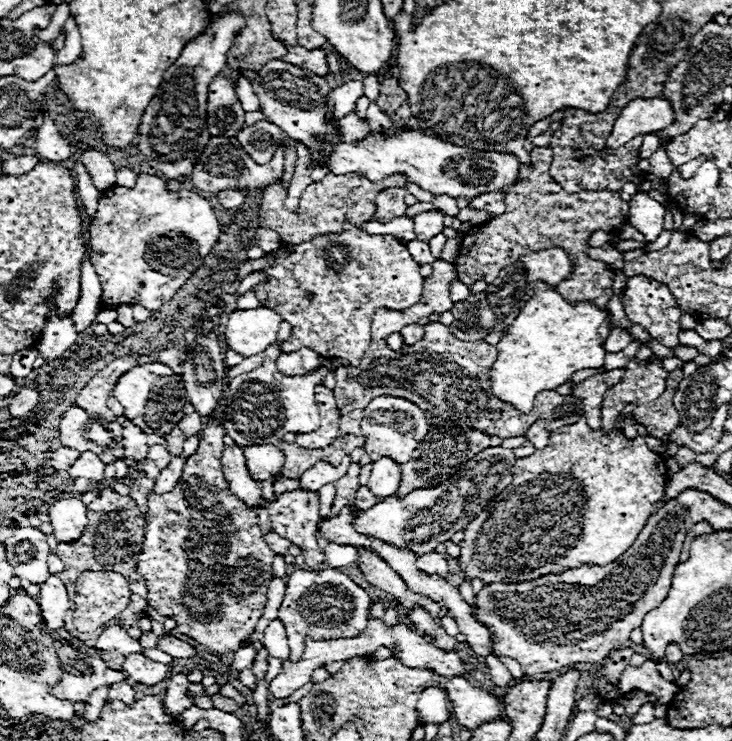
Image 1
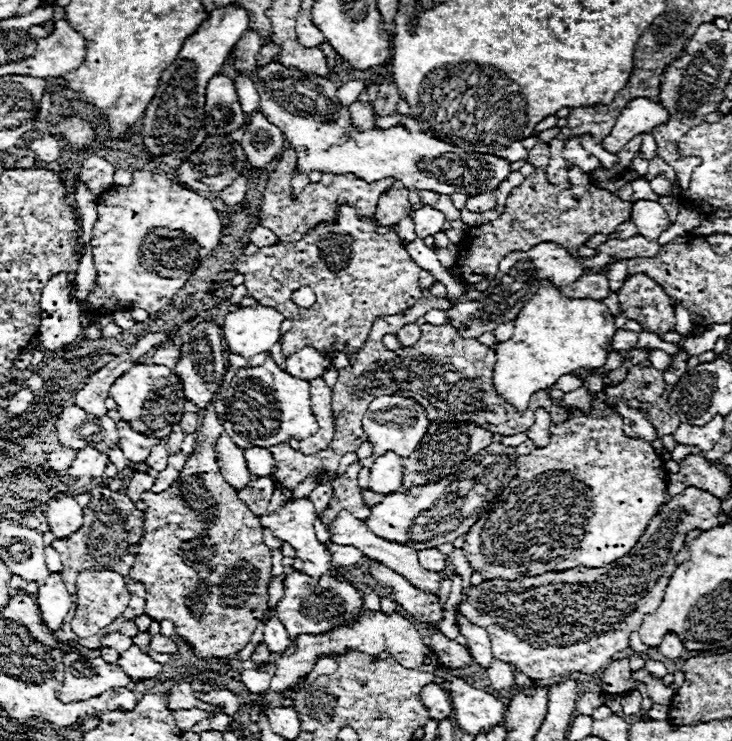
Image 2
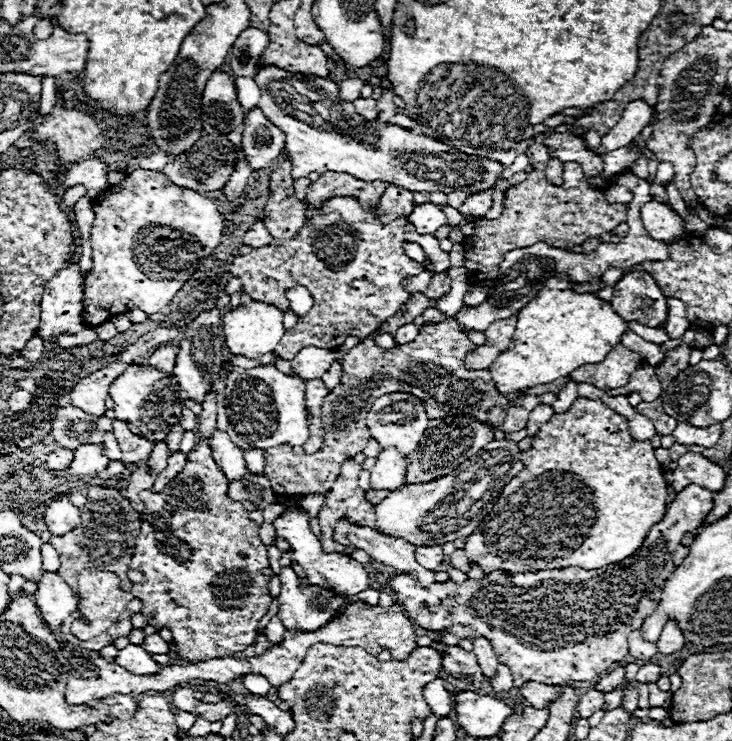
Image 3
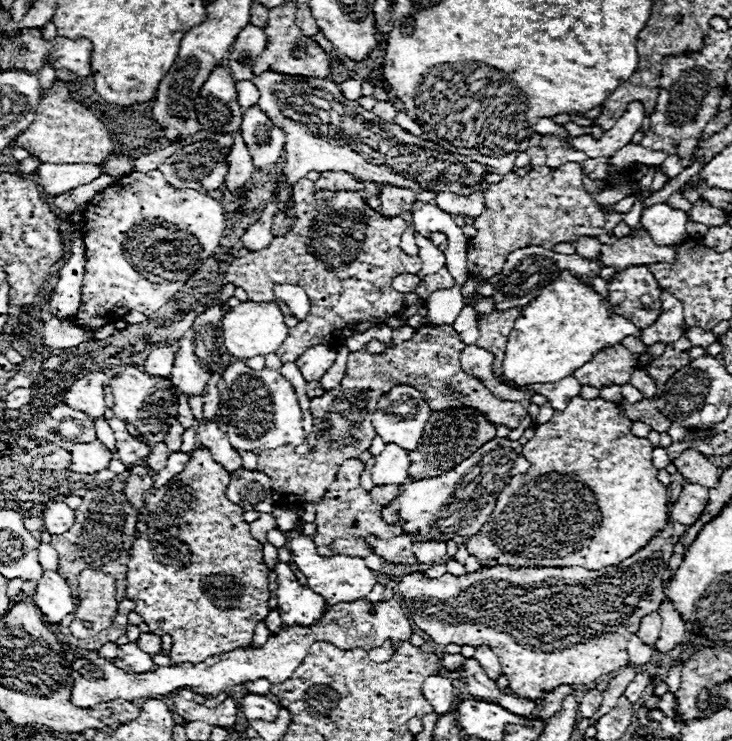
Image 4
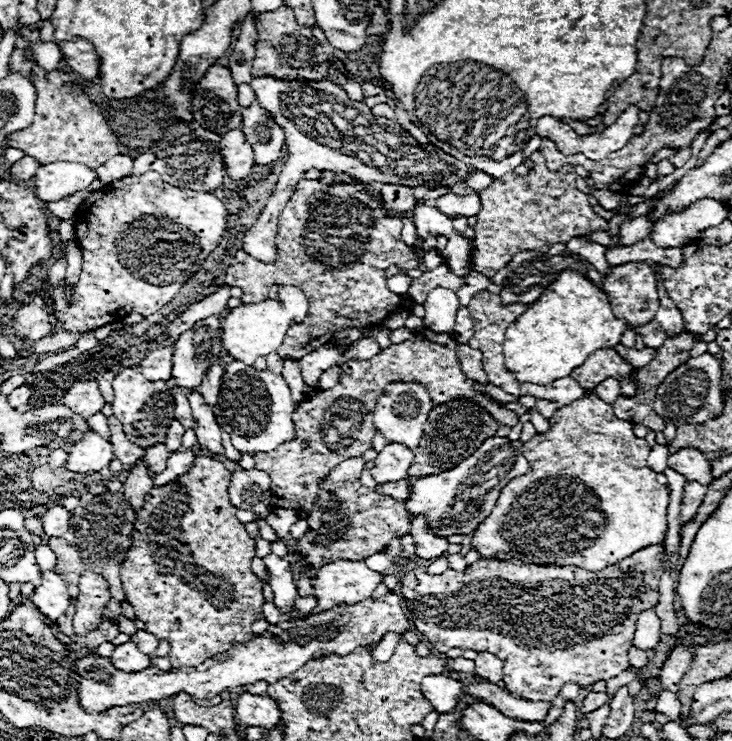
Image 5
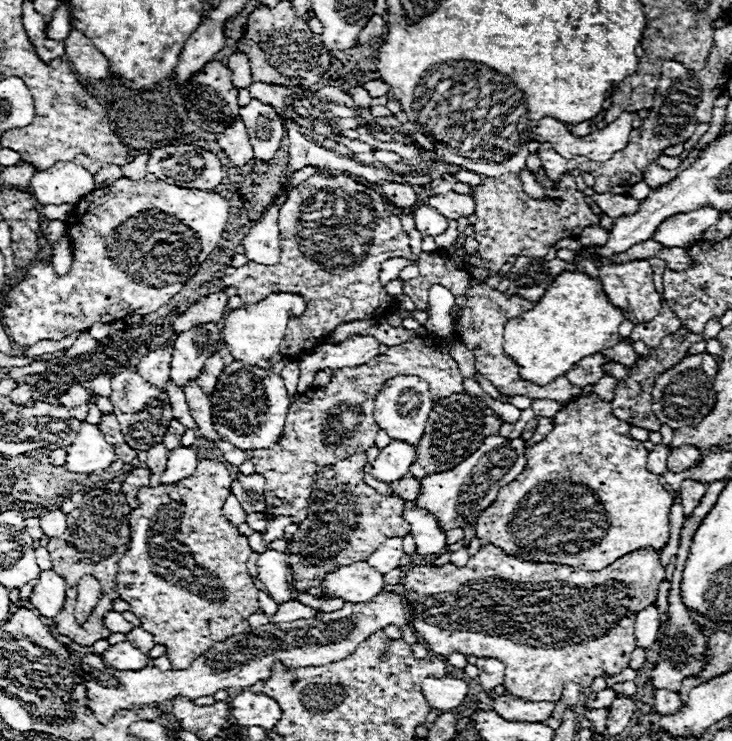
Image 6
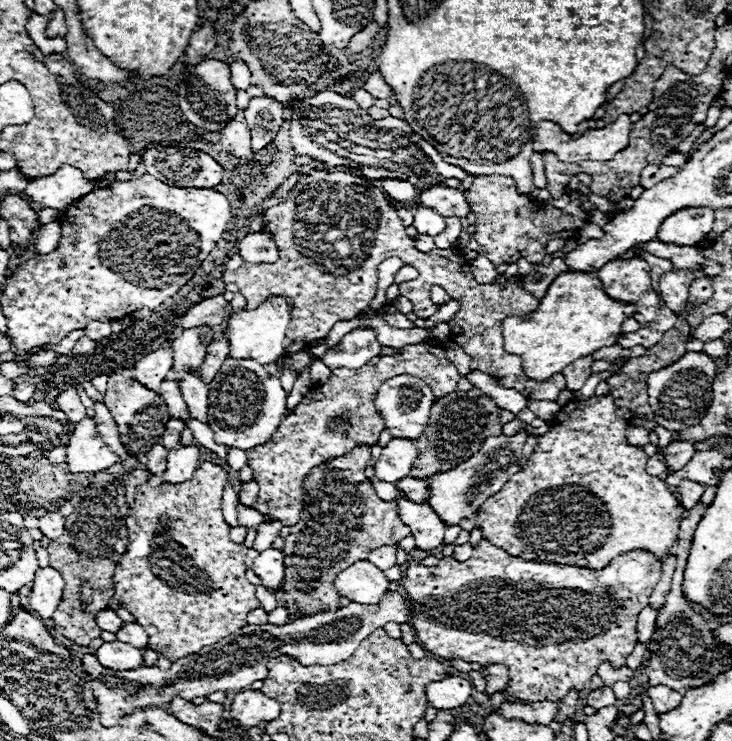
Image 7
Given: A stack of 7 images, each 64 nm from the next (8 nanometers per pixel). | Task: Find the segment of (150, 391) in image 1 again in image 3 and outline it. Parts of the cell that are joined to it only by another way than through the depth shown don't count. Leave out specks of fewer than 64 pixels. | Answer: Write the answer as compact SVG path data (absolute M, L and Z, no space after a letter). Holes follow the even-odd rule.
M130 364L110 384L110 396L116 404L114 406L116 418L124 420L130 426L130 432L140 434L150 442L164 442L170 428L178 422L182 414L182 402L178 394L180 394L180 388L176 386L176 382L172 382L170 374L144 368L144 366L134 366L134 364Z

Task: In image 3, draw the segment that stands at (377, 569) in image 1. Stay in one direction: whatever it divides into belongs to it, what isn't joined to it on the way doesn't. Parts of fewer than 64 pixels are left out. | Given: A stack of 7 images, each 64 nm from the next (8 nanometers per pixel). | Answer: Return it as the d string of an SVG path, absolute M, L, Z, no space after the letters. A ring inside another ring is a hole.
M698 484L686 486L684 490L680 490L680 492L676 494L674 502L668 504L668 510L666 510L666 514L664 514L664 520L662 520L660 524L652 526L648 538L644 540L644 546L640 546L640 550L636 550L636 554L624 558L624 562L618 562L618 564L612 564L612 566L606 566L606 568L598 568L598 570L560 568L560 570L524 572L524 574L514 574L514 576L510 576L510 574L506 574L506 572L502 572L502 570L494 570L494 572L484 574L482 578L476 578L476 580L468 578L468 580L464 580L464 582L460 582L460 584L456 584L456 582L452 582L452 580L446 580L446 582L434 582L434 584L430 584L430 586L426 586L426 588L420 586L414 578L410 578L410 576L406 576L406 574L400 574L400 576L394 576L388 586L396 592L396 602L398 602L400 606L404 606L404 610L408 612L408 618L412 618L412 622L416 622L418 626L422 626L424 630L430 630L430 632L434 632L434 634L438 632L438 636L442 636L442 632L448 632L448 634L456 636L458 640L470 640L470 642L474 642L476 636L488 638L488 642L492 644L492 648L494 648L494 652L496 652L500 664L504 664L504 666L510 668L512 678L514 678L514 688L522 688L524 682L540 682L540 684L548 684L548 686L566 686L566 684L572 682L572 680L576 680L576 682L588 682L588 680L594 680L596 676L600 676L602 672L608 672L614 664L620 664L620 662L628 656L628 634L634 632L634 630L638 630L638 628L642 626L644 618L650 616L650 614L658 608L664 582L666 582L666 578L674 572L672 554L674 554L676 546L680 544L680 540L682 540L682 536L684 536L686 532L692 532L692 530L696 530L696 528L702 528L704 518L706 518L706 514L708 514L710 508L712 508L712 492L710 492L710 490L706 490L706 488L698 486Z

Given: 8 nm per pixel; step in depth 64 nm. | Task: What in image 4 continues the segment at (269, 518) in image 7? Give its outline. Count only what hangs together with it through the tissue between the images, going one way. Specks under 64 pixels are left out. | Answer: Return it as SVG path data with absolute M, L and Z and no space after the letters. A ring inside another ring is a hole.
M422 326L416 330L416 334L402 344L392 344L386 348L386 352L382 354L364 354L364 350L358 352L350 352L348 356L348 366L346 366L346 376L342 378L342 384L338 388L326 390L322 396L312 398L310 402L310 412L314 418L314 428L318 430L318 446L314 446L314 450L306 452L306 454L296 454L296 448L286 444L276 448L276 450L260 450L258 454L258 470L268 474L272 484L272 490L284 494L284 496L292 496L294 500L280 500L282 504L302 504L302 502L310 502L316 504L326 488L330 486L330 482L336 476L336 470L340 466L340 462L348 460L348 458L358 458L362 452L366 452L370 448L372 438L376 436L372 424L368 418L360 418L364 414L372 414L374 406L378 402L378 398L382 394L386 394L392 386L398 384L408 384L408 386L416 386L416 390L420 390L424 394L424 398L430 404L430 410L444 410L446 406L476 406L476 410L480 410L490 422L496 424L504 424L510 430L516 428L528 414L526 414L526 406L528 402L506 402L496 398L494 394L490 394L484 384L480 384L476 378L468 376L462 368L460 368L460 350L464 350L464 342L460 342L458 332L452 326Z

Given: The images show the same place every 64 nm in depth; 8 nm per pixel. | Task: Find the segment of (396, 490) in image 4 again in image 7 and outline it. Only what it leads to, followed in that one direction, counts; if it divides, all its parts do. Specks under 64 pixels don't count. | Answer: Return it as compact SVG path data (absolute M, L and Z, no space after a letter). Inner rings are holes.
M404 478L404 480L396 482L396 486L406 498L412 498L416 502L426 502L428 500L428 484L426 484L426 480Z

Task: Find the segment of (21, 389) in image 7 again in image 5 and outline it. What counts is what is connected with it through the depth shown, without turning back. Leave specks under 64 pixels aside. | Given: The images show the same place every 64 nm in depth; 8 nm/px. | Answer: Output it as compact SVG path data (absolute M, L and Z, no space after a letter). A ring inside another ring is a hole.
M24 384L24 386L18 386L18 388L8 396L8 402L10 402L10 406L12 406L12 408L18 408L18 406L28 404L31 395L32 390Z

